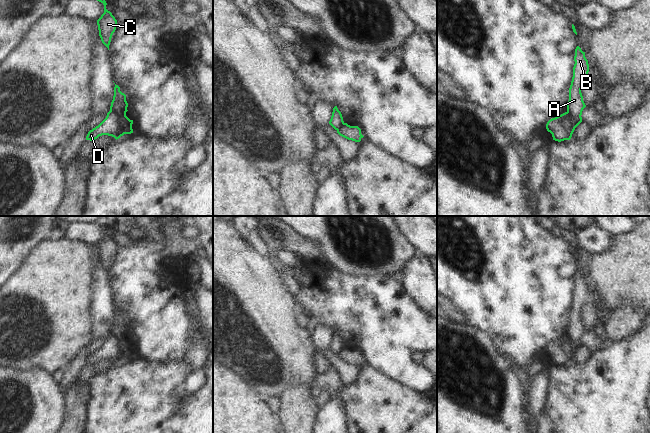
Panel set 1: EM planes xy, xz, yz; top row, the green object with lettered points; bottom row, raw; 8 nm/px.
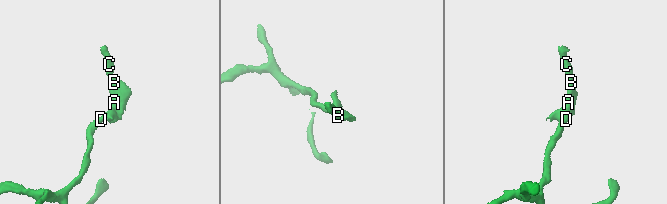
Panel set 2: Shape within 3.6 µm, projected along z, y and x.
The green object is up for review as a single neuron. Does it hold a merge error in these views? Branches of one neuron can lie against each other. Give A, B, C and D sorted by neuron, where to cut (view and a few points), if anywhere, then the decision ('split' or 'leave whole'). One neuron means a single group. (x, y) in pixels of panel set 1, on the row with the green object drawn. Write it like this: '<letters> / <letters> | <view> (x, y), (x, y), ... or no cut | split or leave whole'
A B C / D | xy (110, 110), (117, 116), (120, 129), (124, 133) | split

